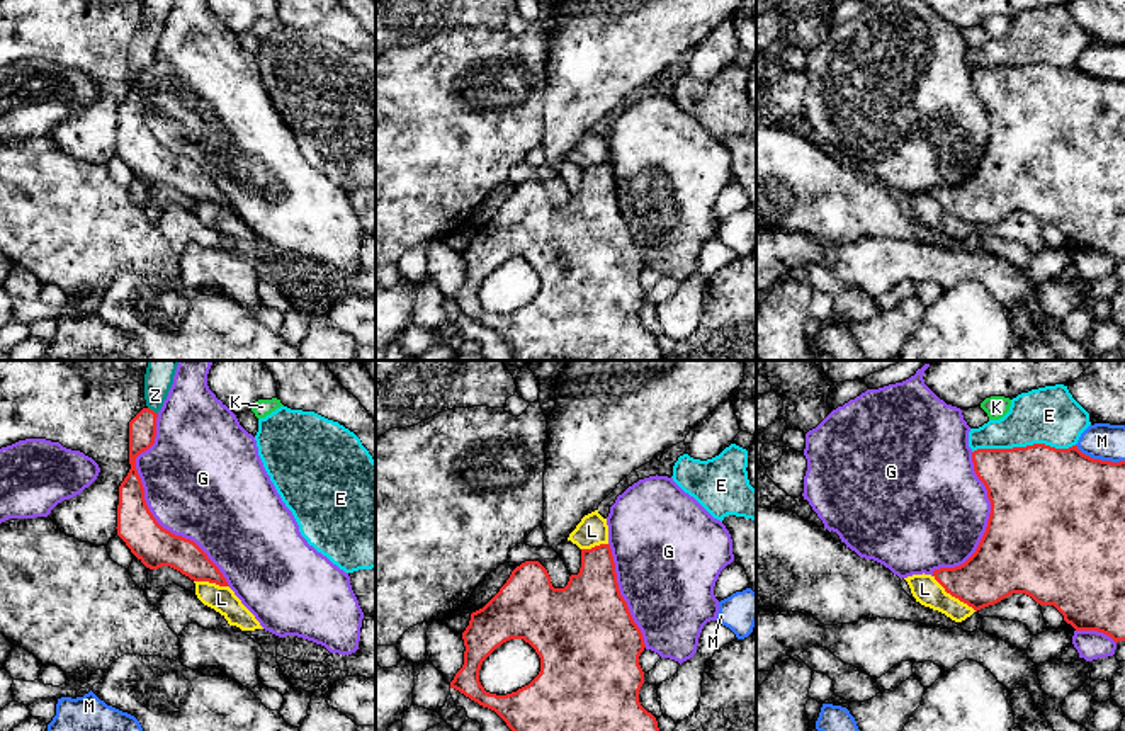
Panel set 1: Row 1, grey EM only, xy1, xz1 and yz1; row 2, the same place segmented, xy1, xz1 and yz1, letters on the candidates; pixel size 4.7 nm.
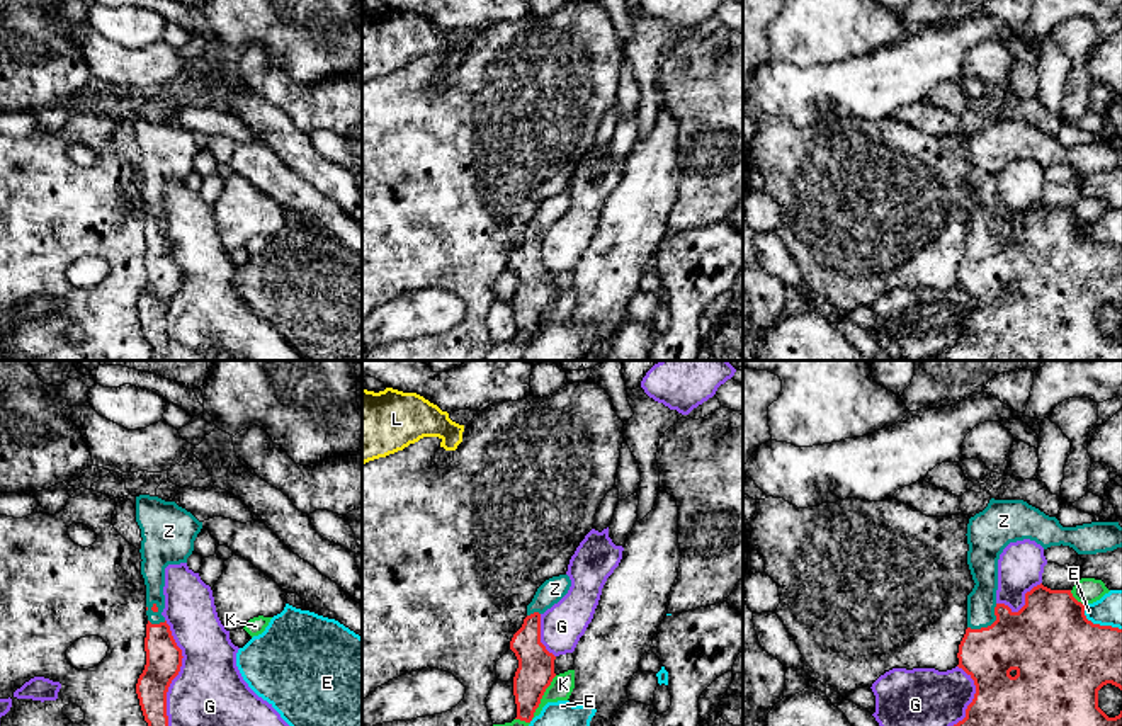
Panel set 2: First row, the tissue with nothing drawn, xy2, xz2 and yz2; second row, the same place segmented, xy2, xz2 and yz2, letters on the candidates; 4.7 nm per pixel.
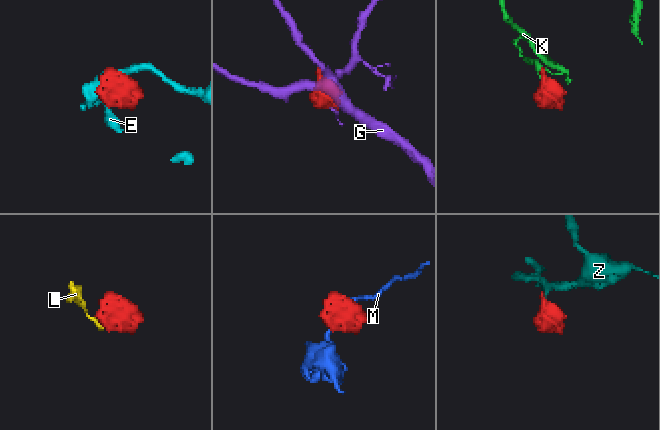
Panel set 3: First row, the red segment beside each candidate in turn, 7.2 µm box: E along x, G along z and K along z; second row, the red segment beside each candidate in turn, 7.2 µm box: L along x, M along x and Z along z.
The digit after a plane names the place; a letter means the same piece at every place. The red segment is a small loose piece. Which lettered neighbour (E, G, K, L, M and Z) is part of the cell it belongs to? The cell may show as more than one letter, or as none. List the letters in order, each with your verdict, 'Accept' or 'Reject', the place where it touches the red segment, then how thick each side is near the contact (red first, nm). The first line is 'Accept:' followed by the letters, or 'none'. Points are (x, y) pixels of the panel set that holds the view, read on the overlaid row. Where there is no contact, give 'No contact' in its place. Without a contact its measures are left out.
Accept: Z
E: Reject. Touches red at yz1 (1023, 447). Thickness 480 nm (red) against 280 nm
G: Reject. Touches red at xy1 (146, 507). Thickness 190 nm (red) against 480 nm
K: Reject. Touches red at xz2 (541, 697). Thickness 180 nm (red) against 110 nm
L: Reject. Touches red at yz1 (954, 595). Thickness 280 nm (red) against 140 nm
M: Reject. Touches red at yz1 (1100, 459). Thickness 480 nm (red) against 180 nm
Z: Accept. Touches red at yz2 (988, 626). Thickness 340 nm (red) against 140 nm

